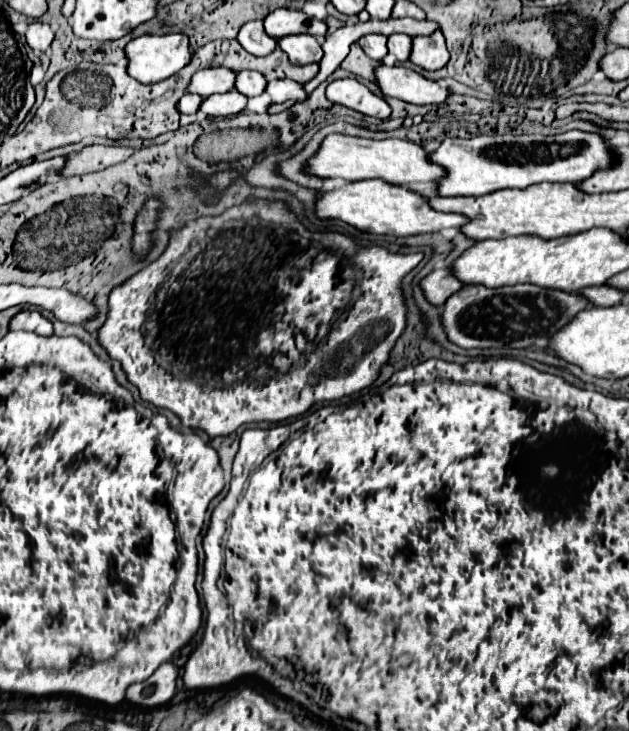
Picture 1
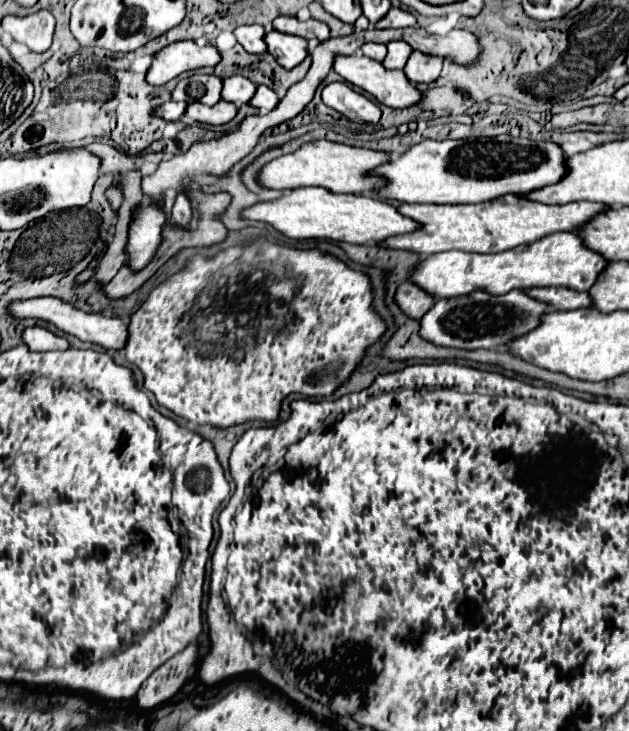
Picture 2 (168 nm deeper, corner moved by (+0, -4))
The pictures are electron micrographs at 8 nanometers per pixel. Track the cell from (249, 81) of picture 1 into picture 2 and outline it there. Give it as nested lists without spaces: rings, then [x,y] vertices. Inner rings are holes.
[[[232,76],[222,80],[222,100],[232,102],[236,106],[248,104],[250,96],[254,96],[254,88],[256,84],[246,80],[244,76]]]

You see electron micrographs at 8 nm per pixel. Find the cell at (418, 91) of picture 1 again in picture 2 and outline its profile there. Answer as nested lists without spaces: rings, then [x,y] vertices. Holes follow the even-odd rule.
[[[338,54],[334,56],[332,70],[390,108],[408,108],[422,98],[420,90],[406,80],[402,70],[384,70],[380,62],[366,56]]]

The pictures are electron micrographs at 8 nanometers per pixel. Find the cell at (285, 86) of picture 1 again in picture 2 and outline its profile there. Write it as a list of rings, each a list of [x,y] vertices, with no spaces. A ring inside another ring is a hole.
[[[258,86],[256,94],[250,100],[250,106],[260,108],[260,110],[274,110],[276,104],[278,104],[276,94],[270,88],[266,88],[266,86]]]

